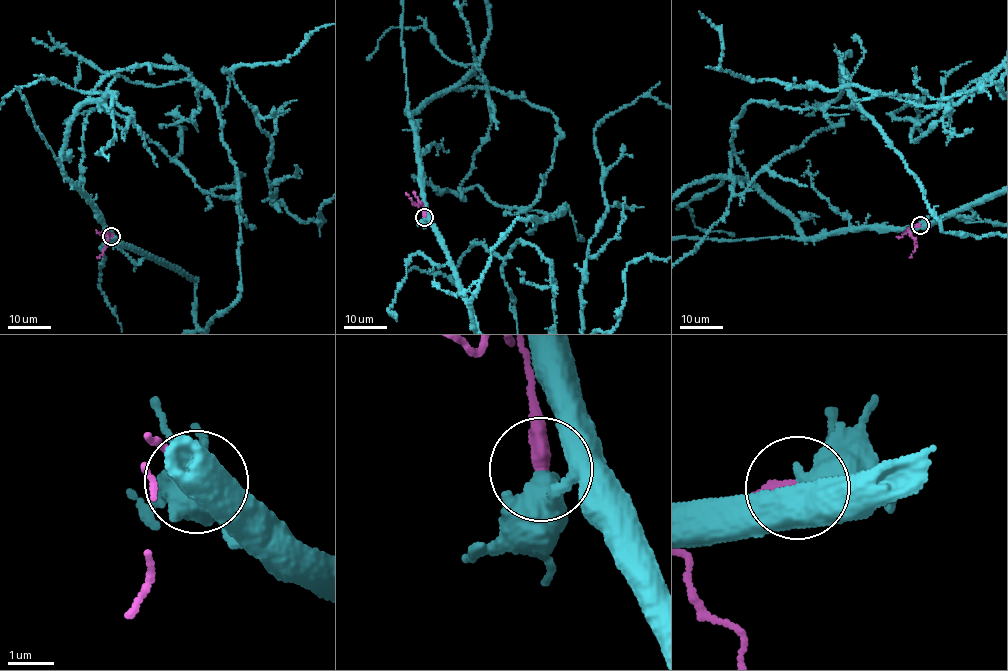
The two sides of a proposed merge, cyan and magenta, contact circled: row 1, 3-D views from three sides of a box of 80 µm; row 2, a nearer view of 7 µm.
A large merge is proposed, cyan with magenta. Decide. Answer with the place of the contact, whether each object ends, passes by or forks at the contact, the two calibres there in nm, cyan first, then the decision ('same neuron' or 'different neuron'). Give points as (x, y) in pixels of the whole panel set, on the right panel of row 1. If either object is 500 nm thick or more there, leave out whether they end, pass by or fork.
(920, 225) | 650/400 nm | different neuron

